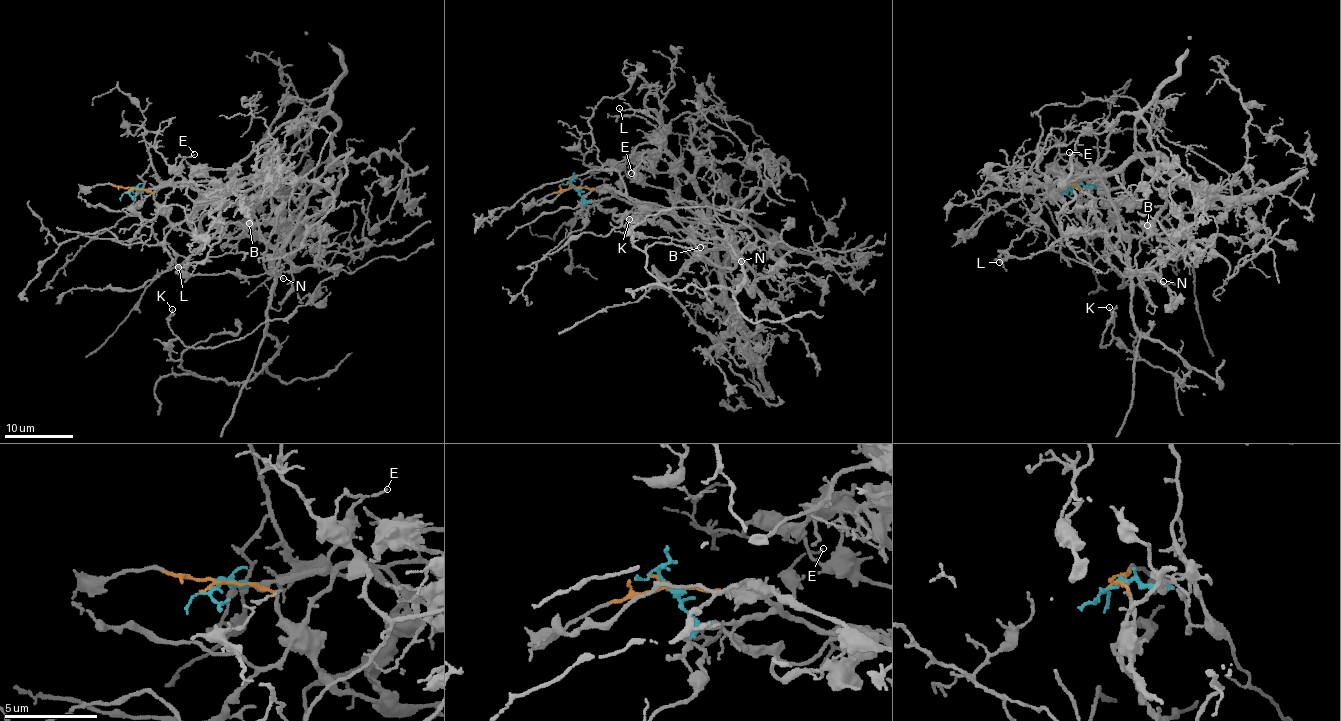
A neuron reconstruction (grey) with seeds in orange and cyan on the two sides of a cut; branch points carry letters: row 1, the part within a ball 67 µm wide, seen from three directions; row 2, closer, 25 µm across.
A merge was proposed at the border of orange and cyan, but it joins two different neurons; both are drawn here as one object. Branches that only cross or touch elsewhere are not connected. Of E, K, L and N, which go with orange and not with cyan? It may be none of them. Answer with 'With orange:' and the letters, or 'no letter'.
With orange: K, N

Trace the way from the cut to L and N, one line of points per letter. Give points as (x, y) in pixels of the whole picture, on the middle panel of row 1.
L: (574, 185), (587, 201), (707, 217), (697, 181), (659, 143), (660, 125), (619, 109)
N: (574, 185), (616, 190), (664, 211), (678, 202), (692, 200), (731, 234), (729, 249), (742, 261)

